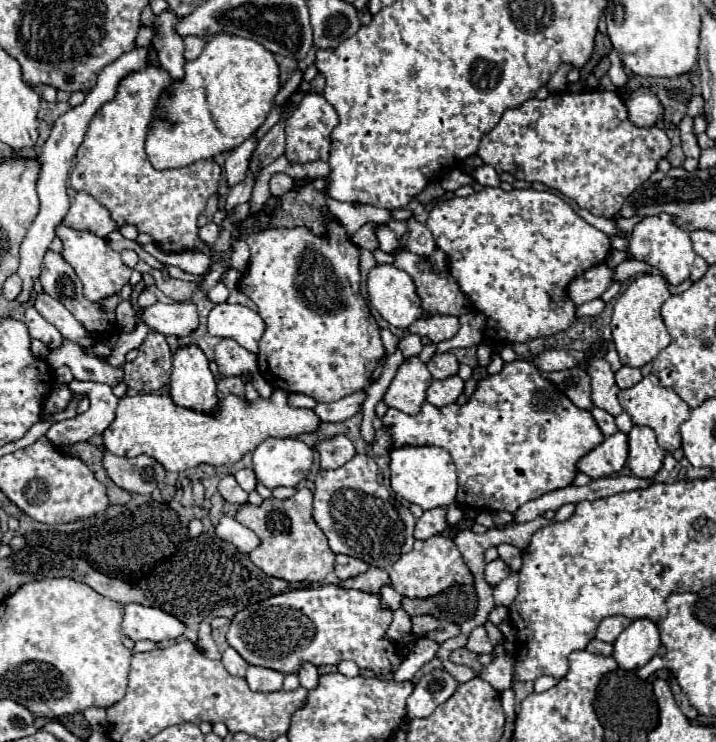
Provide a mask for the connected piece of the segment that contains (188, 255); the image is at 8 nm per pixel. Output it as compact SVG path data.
M146 244L146 252L150 252L152 256L156 256L162 264L170 264L170 266L178 266L184 272L190 274L204 274L210 266L210 258L212 252L182 252L182 254L166 254L162 250L158 250L154 244Z

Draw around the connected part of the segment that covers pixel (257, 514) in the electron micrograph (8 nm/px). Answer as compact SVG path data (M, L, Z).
M300 488L292 498L288 500L264 500L262 506L244 504L236 520L250 530L256 532L256 536L262 540L262 544L252 550L248 556L266 576L282 578L286 582L310 582L320 584L334 572L334 560L336 554L328 546L328 538L324 532L316 526L312 518L312 492L308 488Z

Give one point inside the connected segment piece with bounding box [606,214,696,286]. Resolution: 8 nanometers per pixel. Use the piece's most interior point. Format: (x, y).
(656, 240)

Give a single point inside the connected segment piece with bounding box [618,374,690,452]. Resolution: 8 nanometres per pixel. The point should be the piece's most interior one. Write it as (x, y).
(648, 404)

